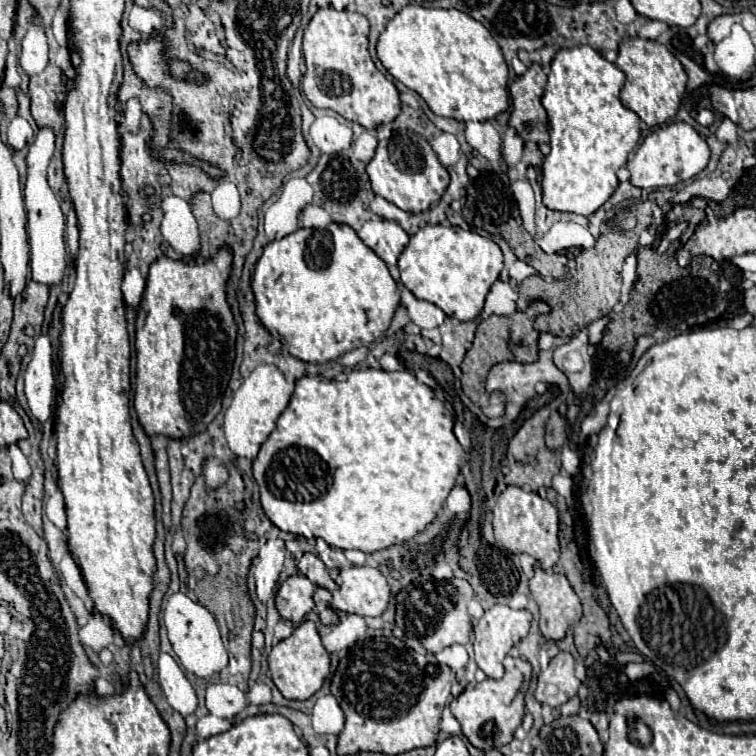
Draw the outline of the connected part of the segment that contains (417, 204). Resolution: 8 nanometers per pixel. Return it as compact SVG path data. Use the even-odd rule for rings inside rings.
M399 130L387 140L379 140L373 160L367 164L367 174L373 186L373 192L393 202L405 212L425 212L431 204L439 202L449 184L449 172L439 162L437 154L423 136L415 132ZM397 134L397 136L395 136Z

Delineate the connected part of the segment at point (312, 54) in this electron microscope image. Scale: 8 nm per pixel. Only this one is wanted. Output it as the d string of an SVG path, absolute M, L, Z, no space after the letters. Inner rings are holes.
M333 8L317 10L303 34L307 72L301 86L313 106L335 110L363 128L375 128L379 124L389 124L399 116L401 100L395 84L389 82L371 62L367 52L367 36L369 22L365 16L357 12L337 12Z

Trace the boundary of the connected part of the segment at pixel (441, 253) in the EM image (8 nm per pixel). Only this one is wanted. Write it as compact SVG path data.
M423 226L419 228L403 254L399 256L401 282L419 300L439 306L447 316L461 322L475 320L485 304L487 292L503 270L503 254L499 246L477 232L459 226Z

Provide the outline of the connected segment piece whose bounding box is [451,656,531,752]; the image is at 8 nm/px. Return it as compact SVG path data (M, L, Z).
M507 656L503 660L505 666L505 676L499 680L487 678L481 684L471 684L467 686L453 702L451 702L451 712L459 720L463 734L467 740L479 748L479 750L491 750L491 748L501 748L511 742L515 728L523 720L523 698L527 692L527 678L531 680L531 664L523 658L513 658Z

